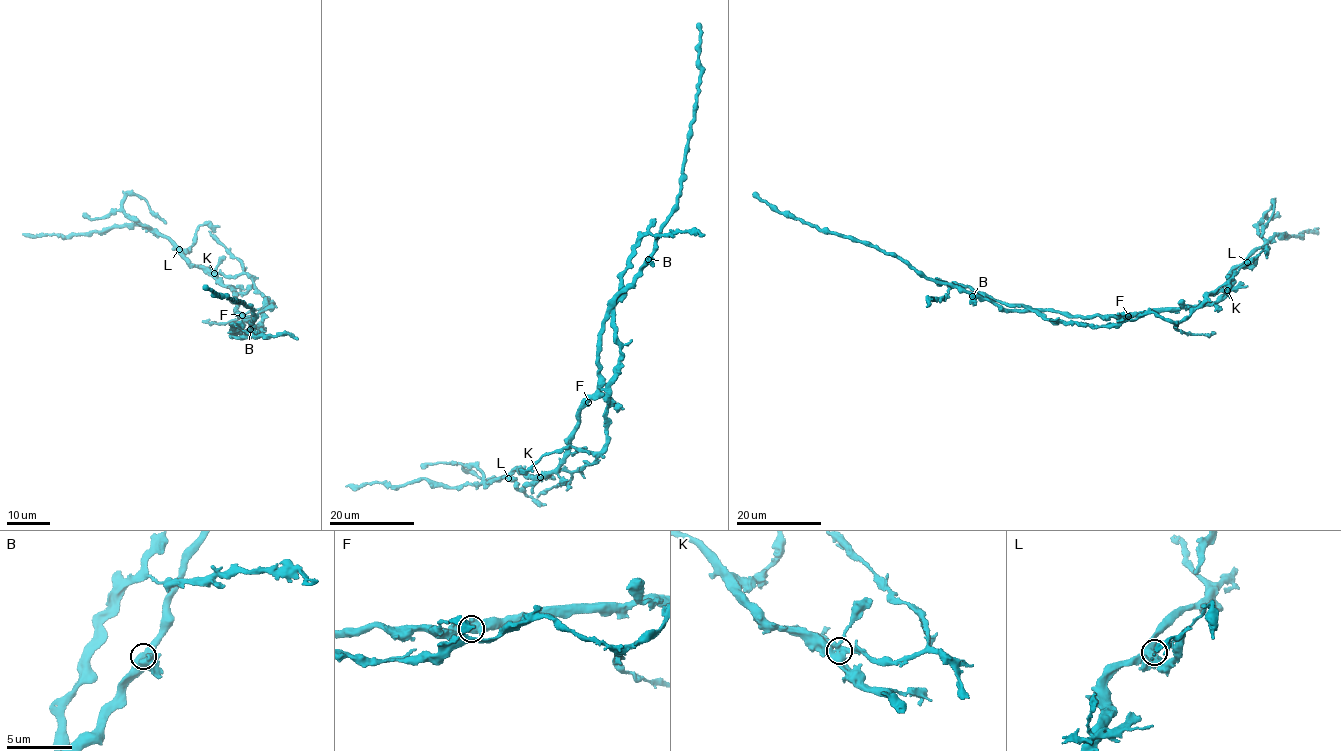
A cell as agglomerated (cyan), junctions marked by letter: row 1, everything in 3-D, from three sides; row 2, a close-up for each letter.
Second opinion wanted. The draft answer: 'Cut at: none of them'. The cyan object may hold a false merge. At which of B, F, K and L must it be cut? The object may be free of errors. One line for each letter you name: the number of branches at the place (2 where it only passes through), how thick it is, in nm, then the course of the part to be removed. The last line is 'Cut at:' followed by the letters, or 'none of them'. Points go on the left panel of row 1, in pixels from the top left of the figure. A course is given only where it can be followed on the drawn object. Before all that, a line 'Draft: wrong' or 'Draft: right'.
Draft: wrong
K: 5 | 500 nm | (214, 273), (247, 274), (271, 302), (259, 331), (232, 333), (234, 324), (254, 335), (298, 339)
Cut at: K

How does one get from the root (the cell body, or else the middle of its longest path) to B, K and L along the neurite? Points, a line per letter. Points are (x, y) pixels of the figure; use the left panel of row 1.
B: (241, 323), (229, 331), (230, 335), (241, 339), (250, 329)
K: (241, 323), (248, 318), (236, 311), (238, 294), (219, 285), (214, 273)
L: (241, 323), (248, 318), (236, 311), (238, 294), (219, 285), (187, 259), (179, 249)

